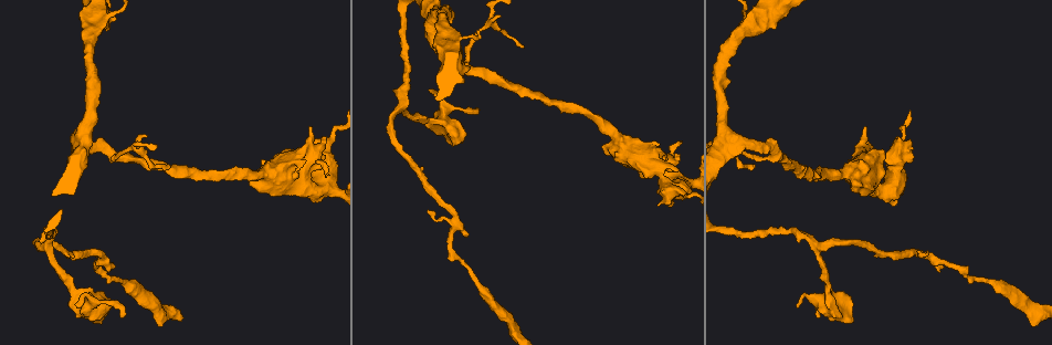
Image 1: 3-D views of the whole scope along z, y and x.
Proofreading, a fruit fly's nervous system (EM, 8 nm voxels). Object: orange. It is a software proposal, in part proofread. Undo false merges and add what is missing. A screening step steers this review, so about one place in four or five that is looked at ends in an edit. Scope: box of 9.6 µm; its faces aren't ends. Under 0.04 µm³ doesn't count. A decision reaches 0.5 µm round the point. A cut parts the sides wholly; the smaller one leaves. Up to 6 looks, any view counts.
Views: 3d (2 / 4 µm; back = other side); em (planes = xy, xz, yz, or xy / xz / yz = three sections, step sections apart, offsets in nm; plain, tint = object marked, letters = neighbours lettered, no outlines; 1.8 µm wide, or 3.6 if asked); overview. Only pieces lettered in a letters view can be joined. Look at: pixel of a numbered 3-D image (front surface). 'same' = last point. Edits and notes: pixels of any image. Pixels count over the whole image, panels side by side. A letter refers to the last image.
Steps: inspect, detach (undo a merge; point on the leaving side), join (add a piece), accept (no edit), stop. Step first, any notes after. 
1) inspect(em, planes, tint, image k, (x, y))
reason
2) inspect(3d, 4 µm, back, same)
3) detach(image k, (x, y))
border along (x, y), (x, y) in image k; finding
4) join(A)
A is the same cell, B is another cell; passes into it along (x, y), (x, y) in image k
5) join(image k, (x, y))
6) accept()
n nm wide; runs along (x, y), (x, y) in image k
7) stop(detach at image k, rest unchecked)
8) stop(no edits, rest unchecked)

inspect(em, yz, step 4, tint, image 1, (310, 159))
sudden change in width

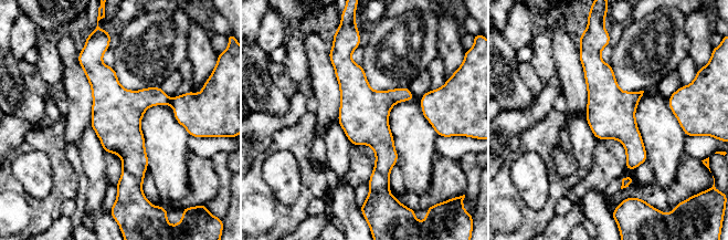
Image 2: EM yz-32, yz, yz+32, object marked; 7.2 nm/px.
inspect(em, planes, letters, same)

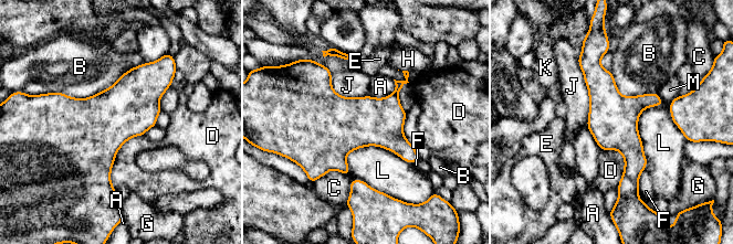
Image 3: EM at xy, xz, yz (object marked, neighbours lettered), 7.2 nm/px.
accept()
A, B, C, D, E, F, G, H, J, K, L and M are other cells; border along (143, 135), (116, 154), (115, 189) in image 3; continuous, no second neuron

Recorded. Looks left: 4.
inspect(em, yz, step 4, letters, image 1, (852, 322))
branch stops here

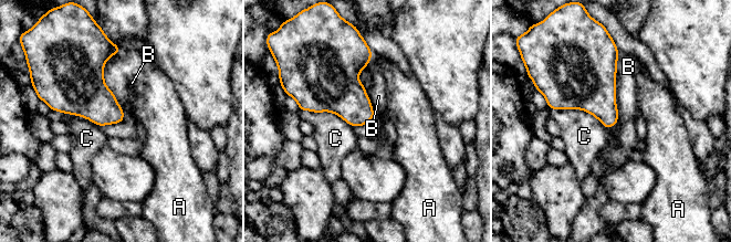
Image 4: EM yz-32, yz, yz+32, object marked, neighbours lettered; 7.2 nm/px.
inspect(em, planes, letters, same)

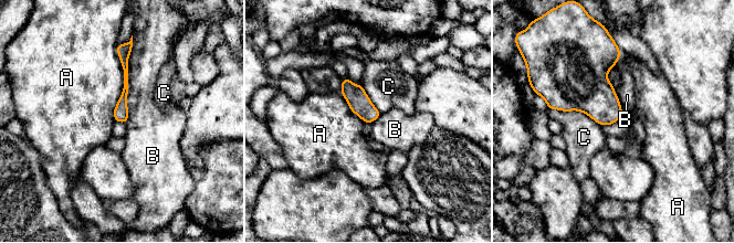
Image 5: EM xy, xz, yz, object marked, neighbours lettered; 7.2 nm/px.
accept()
B touches over 600 nm; A, B and C are other cells; border along (133, 43), (128, 57), (125, 123) in image 5; none of them fits

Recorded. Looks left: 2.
inspect(em, planes, tint, image 1, (918, 252))
an open end

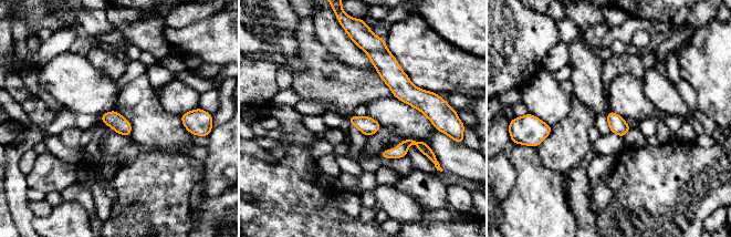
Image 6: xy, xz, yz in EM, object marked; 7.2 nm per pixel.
inspect(em, planes, letters, same)

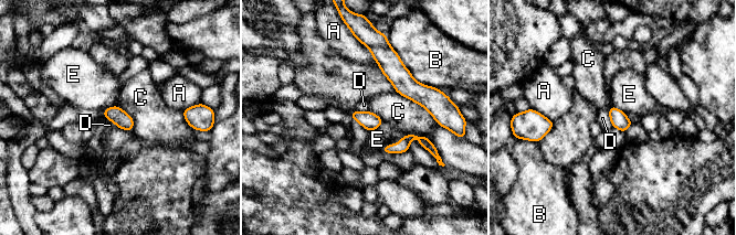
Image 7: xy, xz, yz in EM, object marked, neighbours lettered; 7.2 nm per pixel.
accept()
A, B, C, D and E are other cells; none of them fits

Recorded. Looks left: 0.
stop(no edits, rest unchecked)

